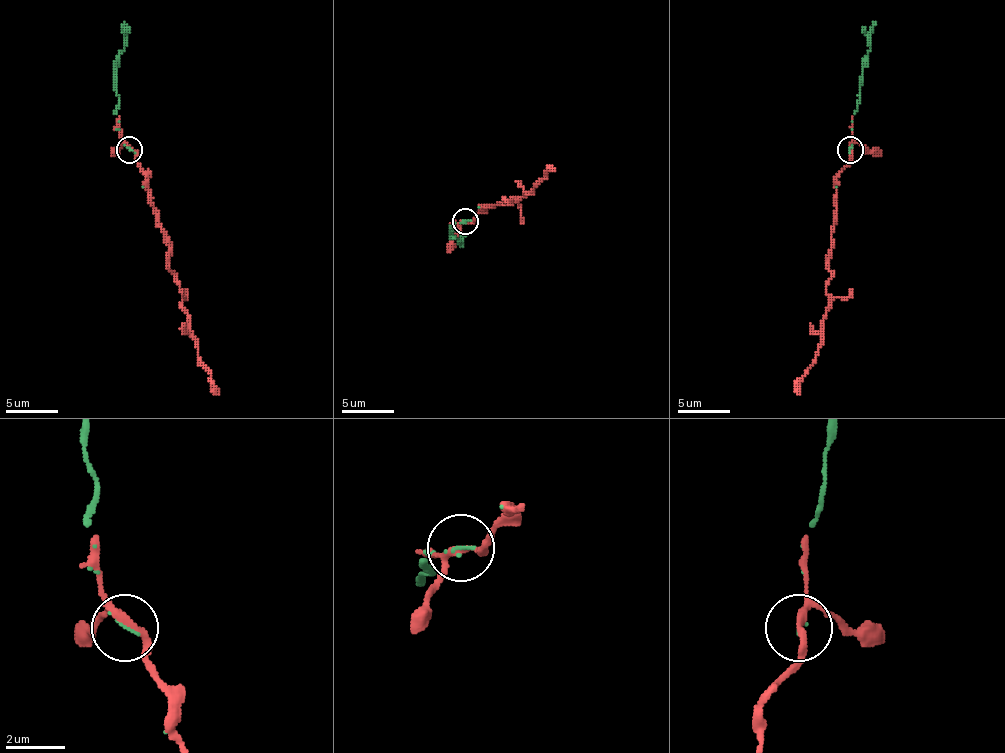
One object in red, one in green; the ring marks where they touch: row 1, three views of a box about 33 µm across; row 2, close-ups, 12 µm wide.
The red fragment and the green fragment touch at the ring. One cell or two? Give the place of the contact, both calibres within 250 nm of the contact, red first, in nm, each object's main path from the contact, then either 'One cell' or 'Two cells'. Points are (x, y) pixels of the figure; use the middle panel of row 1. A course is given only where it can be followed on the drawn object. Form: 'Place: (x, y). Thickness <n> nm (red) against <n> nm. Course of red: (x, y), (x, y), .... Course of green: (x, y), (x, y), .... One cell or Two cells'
Place: (465, 221). Thickness 200 nm (red) against 70 nm. Course of red: (465, 220), (473, 220), (484, 207), (505, 199), (518, 199), (555, 168). Course of green: (465, 220), (452, 226), (455, 231), (452, 233), (463, 241), (460, 246). One cell

